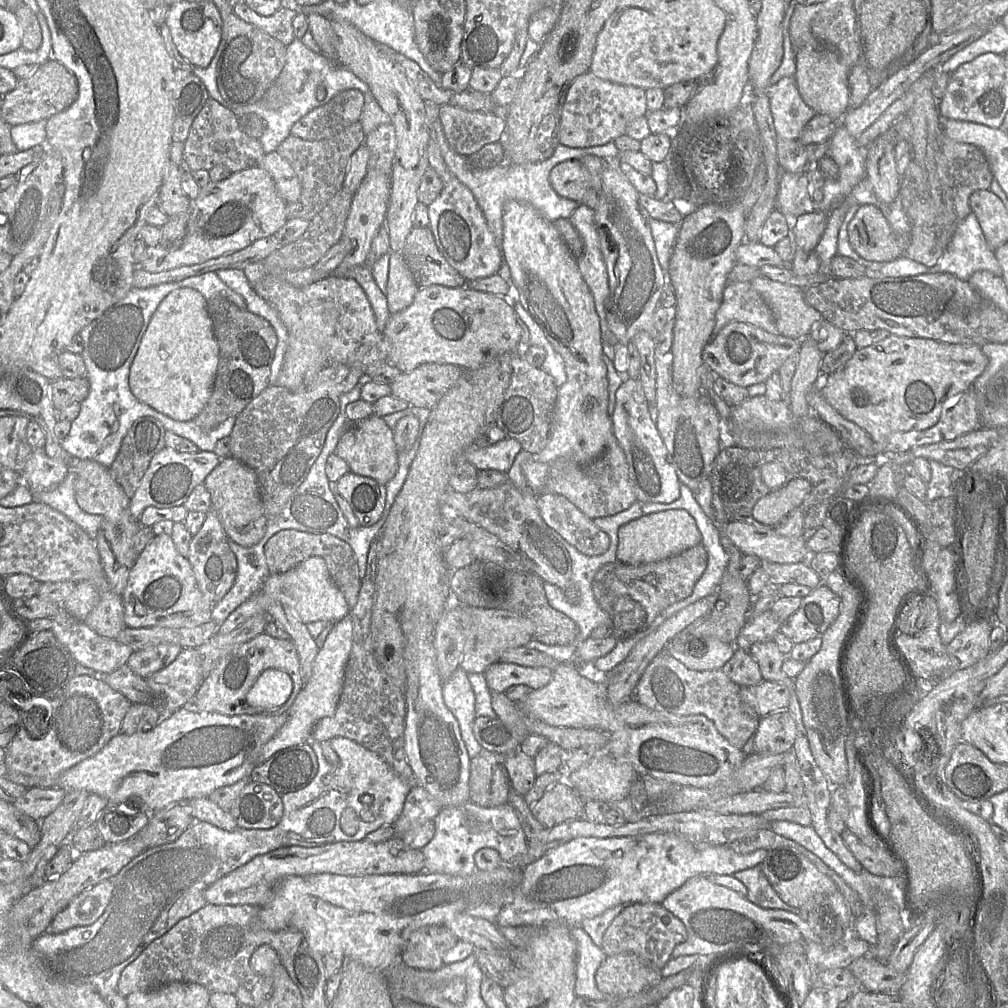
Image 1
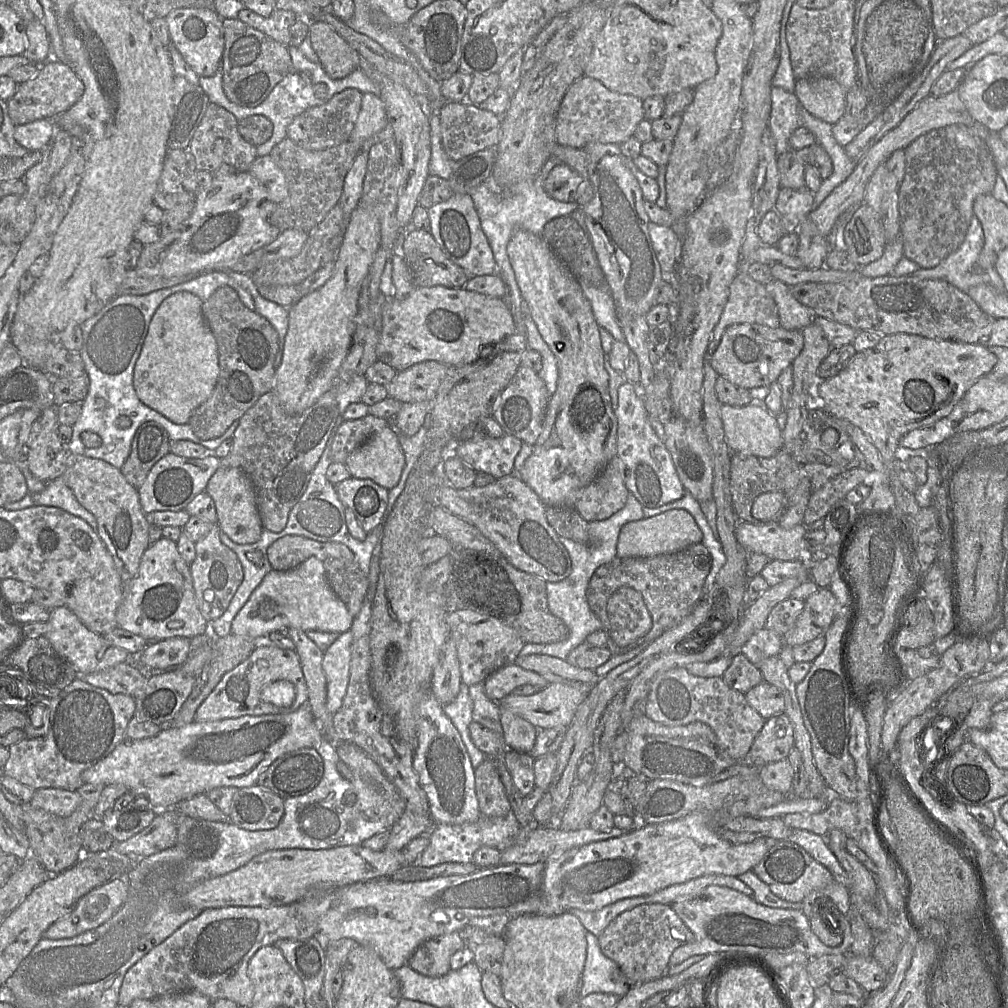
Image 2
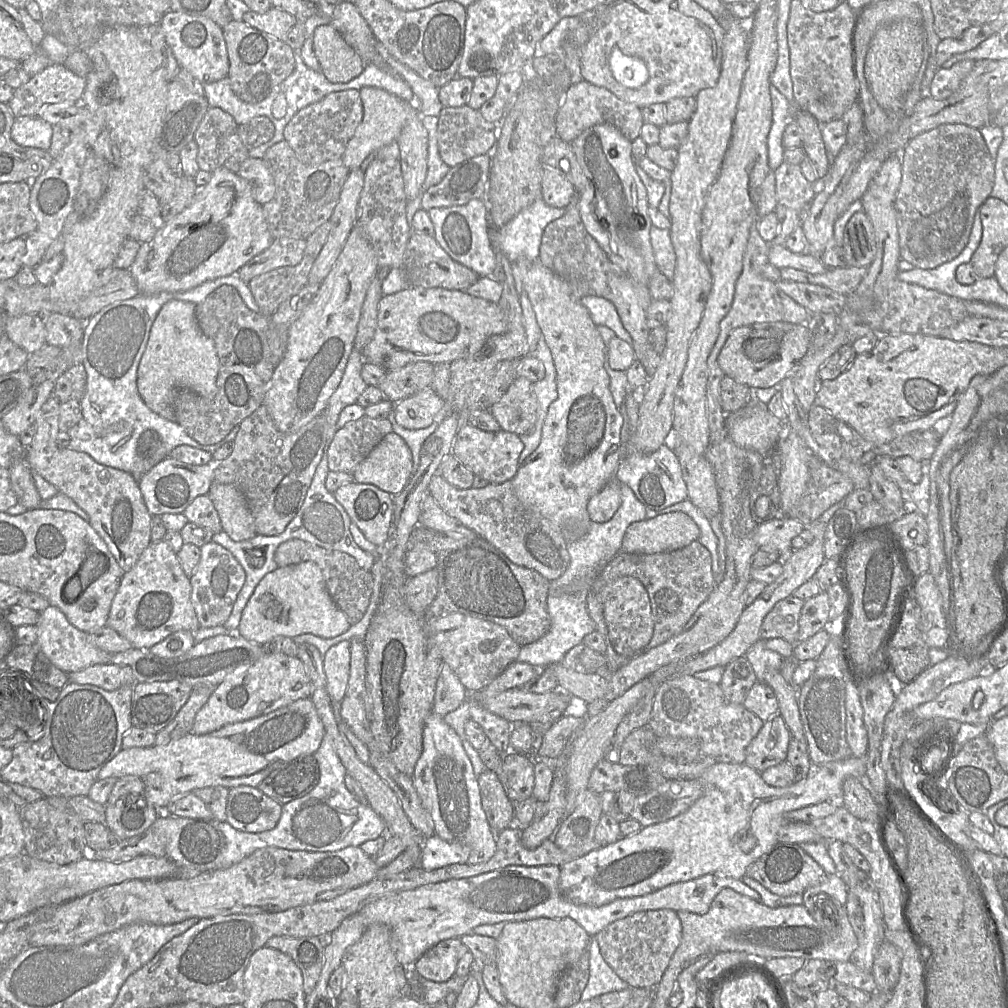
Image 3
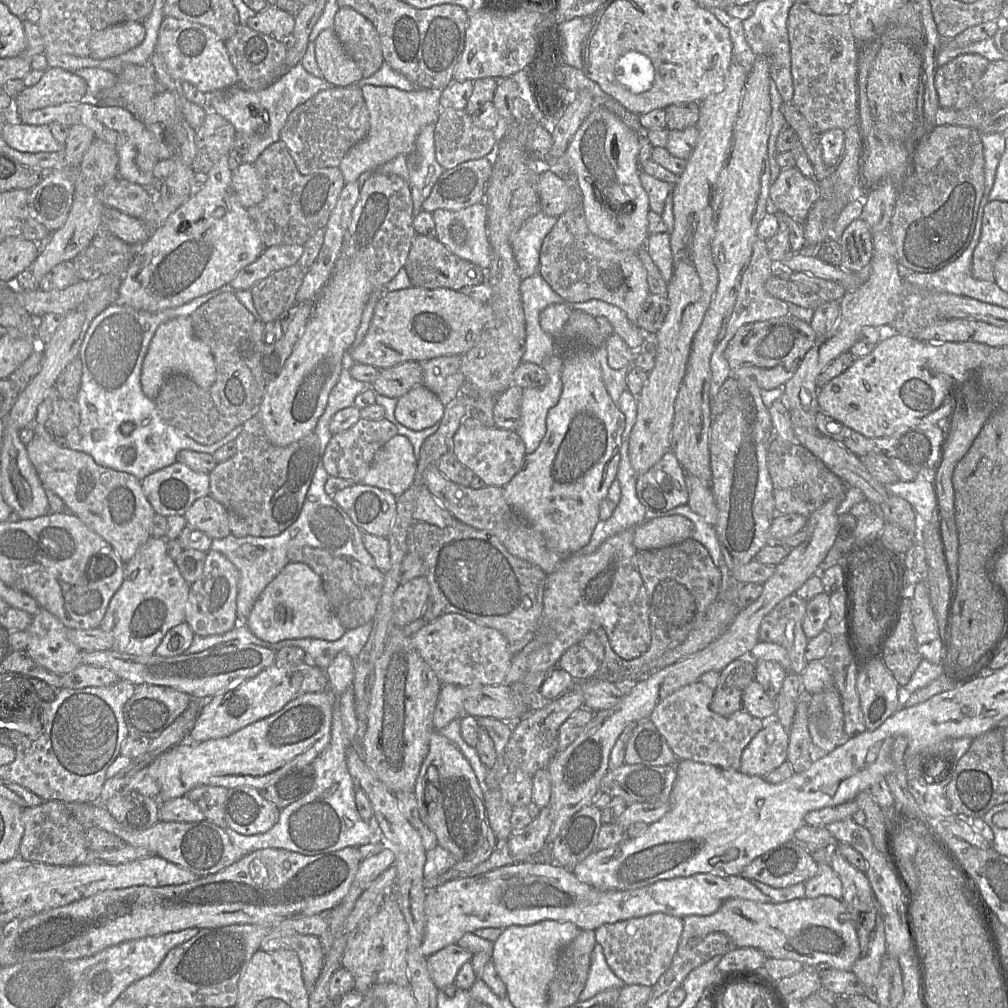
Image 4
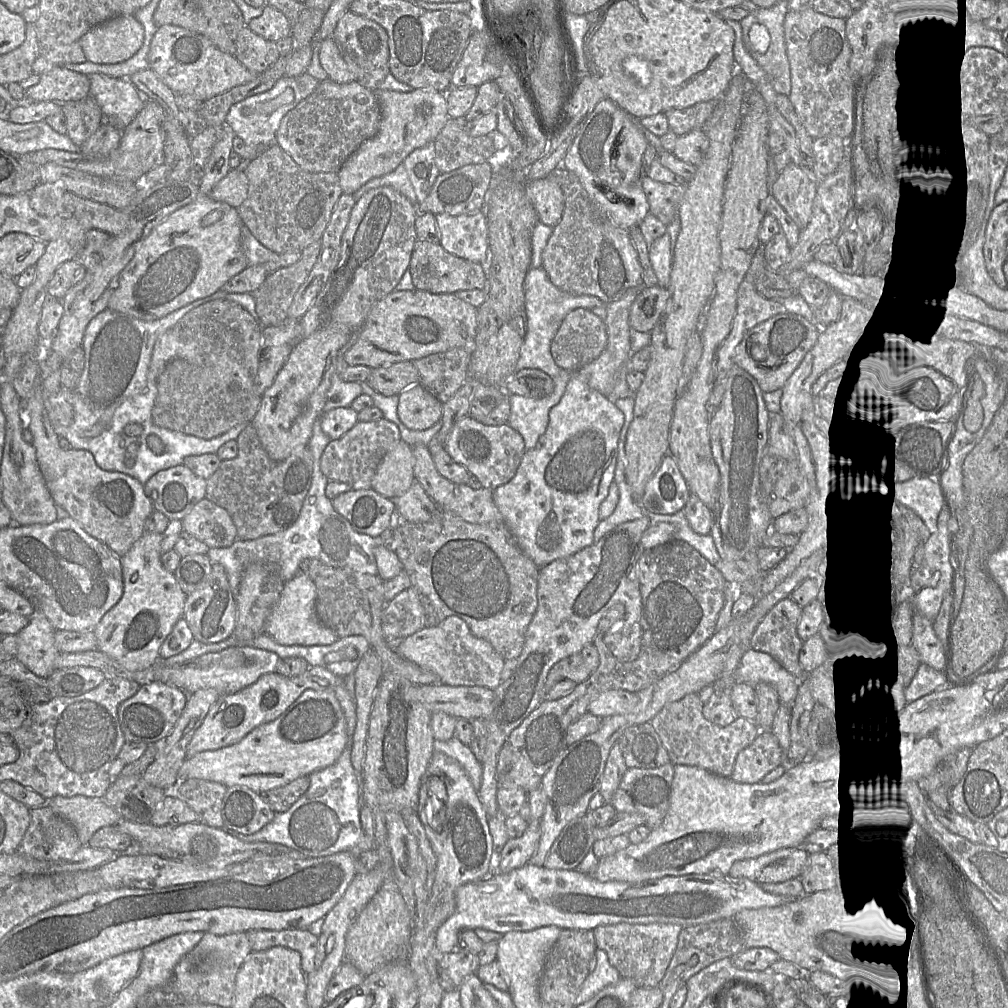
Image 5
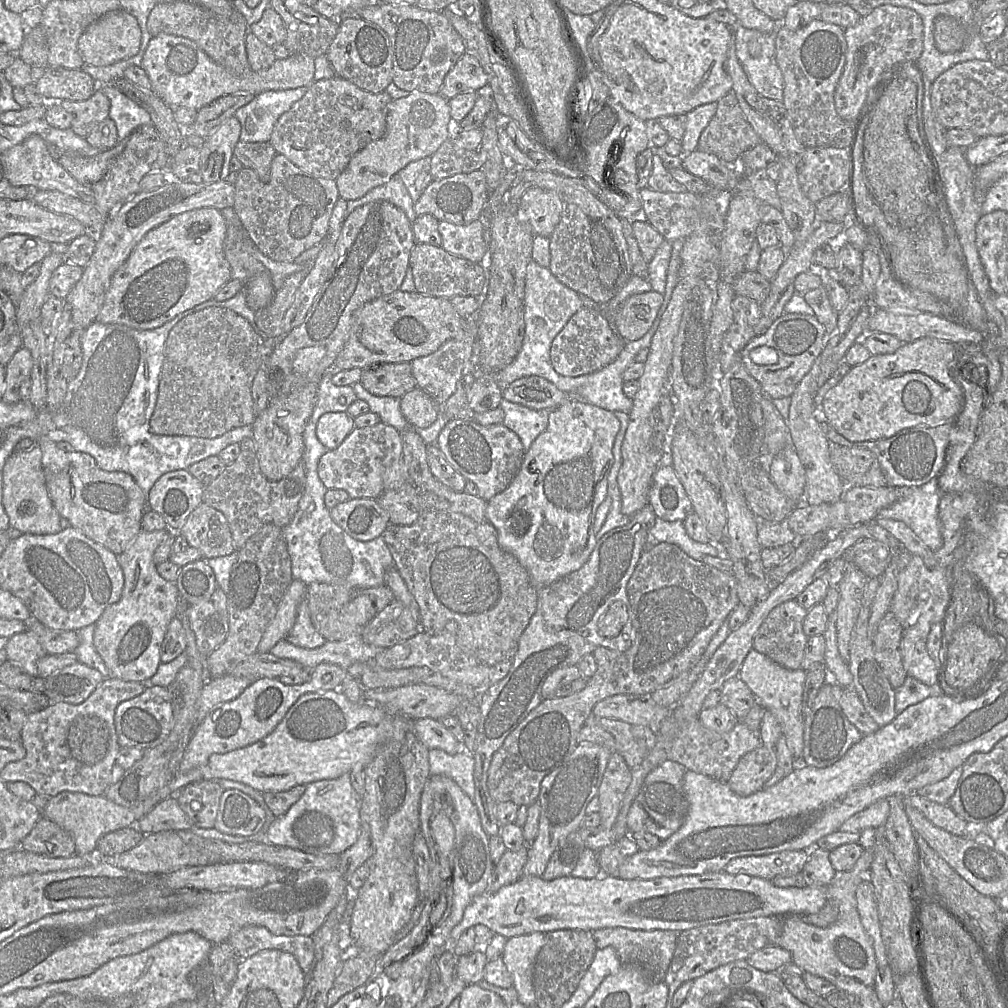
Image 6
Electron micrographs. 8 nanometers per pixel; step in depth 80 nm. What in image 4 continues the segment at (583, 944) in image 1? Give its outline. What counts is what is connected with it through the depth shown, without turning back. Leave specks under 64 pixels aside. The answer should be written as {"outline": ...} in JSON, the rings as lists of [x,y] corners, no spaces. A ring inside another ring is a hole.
{"outline":[[[596,943],[591,954],[588,978],[578,1001],[584,1002],[608,989],[622,989],[625,983],[609,967],[603,948]]]}

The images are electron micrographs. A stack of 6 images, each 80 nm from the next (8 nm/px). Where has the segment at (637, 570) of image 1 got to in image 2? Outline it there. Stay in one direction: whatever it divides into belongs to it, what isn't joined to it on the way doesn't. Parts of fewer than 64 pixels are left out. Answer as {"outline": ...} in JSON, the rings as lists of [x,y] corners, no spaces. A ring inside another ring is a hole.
{"outline":[[[700,542],[692,544],[687,548],[672,554],[663,554],[652,557],[630,557],[619,558],[615,557],[611,561],[599,566],[592,575],[586,590],[586,597],[590,609],[600,619],[602,623],[602,630],[606,634],[607,647],[612,655],[619,655],[627,653],[632,649],[643,650],[652,641],[660,637],[664,632],[672,629],[678,625],[683,619],[690,614],[696,604],[703,598],[703,587],[707,575],[712,566],[712,557],[708,549]],[[622,587],[630,587],[641,593],[647,609],[652,618],[652,627],[650,631],[641,638],[641,645],[630,649],[630,646],[619,647],[612,640],[609,640],[608,626],[610,625],[610,618],[607,614],[607,602],[609,597]]]}

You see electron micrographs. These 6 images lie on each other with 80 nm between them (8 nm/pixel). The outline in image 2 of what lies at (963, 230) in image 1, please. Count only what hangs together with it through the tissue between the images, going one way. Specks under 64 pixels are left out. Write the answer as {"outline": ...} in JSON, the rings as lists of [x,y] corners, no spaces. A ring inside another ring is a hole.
{"outline":[[[973,215],[965,240],[954,253],[934,268],[920,268],[911,276],[919,279],[944,280],[966,293],[971,287],[982,284],[1006,293],[1004,283],[995,267],[982,270],[976,265],[983,245],[984,232],[978,217]]]}

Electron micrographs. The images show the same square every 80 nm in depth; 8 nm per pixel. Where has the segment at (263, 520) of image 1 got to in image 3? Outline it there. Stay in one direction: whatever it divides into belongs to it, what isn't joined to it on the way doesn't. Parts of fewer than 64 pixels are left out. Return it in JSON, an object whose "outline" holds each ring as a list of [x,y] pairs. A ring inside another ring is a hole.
{"outline":[[[213,482],[208,496],[219,514],[222,530],[233,541],[245,541],[257,535],[246,499],[235,486]]]}

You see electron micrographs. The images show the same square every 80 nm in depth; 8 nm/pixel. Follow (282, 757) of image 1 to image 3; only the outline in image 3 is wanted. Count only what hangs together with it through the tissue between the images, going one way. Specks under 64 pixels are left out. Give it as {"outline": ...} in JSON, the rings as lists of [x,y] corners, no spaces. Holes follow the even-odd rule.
{"outline":[[[304,755],[272,771],[257,788],[283,805],[308,794],[317,785],[319,776],[314,755]]]}

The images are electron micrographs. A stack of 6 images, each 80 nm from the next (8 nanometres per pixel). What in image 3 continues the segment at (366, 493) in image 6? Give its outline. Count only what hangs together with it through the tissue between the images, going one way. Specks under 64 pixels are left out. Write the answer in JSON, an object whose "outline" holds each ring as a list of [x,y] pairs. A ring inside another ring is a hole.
{"outline":[[[365,415],[338,428],[328,448],[329,471],[352,474],[390,432],[393,429],[387,418]]]}

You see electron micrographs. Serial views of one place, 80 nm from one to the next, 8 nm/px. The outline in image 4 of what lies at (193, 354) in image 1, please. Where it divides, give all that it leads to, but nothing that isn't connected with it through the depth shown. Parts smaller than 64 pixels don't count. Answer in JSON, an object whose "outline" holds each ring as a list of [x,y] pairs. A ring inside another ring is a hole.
{"outline":[[[190,316],[170,319],[157,328],[142,365],[141,387],[145,396],[156,400],[166,378],[175,373],[186,375],[205,390],[216,378],[214,357],[209,346],[195,335]]]}

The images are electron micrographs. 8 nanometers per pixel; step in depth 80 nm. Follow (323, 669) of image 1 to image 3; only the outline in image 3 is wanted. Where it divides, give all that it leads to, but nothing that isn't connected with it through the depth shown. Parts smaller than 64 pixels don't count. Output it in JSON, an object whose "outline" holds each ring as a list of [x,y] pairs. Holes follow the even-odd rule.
{"outline":[[[342,641],[329,648],[323,656],[327,690],[331,698],[341,703],[348,686],[350,674],[350,641]]]}

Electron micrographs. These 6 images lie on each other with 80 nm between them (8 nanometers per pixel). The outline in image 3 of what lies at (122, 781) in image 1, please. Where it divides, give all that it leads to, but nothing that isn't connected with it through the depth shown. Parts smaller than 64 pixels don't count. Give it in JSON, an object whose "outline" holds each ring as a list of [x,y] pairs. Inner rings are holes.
{"outline":[[[304,698],[266,715],[228,724],[208,734],[190,732],[167,745],[122,749],[100,770],[98,780],[138,776],[145,785],[145,798],[159,810],[164,810],[174,799],[200,788],[258,787],[272,771],[285,763],[314,754],[324,735],[324,725],[312,700]]]}

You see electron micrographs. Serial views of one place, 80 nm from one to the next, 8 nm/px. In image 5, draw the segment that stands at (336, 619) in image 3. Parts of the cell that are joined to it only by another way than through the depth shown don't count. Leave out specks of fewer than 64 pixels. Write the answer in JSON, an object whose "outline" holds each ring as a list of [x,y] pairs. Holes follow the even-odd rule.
{"outline":[[[299,571],[291,580],[284,583],[280,597],[270,612],[264,627],[264,633],[283,645],[328,645],[339,637],[330,628],[323,625],[315,612],[317,591],[311,578]]]}

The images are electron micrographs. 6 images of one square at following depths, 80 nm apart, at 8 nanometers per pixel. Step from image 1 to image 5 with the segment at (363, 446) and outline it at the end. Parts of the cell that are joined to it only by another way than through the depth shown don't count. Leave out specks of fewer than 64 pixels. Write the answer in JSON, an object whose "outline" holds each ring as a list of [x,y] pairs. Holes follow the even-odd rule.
{"outline":[[[402,439],[379,464],[371,488],[382,496],[394,500],[415,482],[412,446]]]}

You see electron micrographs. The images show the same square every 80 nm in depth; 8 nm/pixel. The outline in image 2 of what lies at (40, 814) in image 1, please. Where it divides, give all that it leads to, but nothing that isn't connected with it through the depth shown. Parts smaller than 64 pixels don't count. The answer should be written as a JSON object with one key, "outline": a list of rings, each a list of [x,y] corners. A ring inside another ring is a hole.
{"outline":[[[45,788],[35,790],[29,805],[67,818],[79,807],[80,802],[81,797],[77,791]]]}

